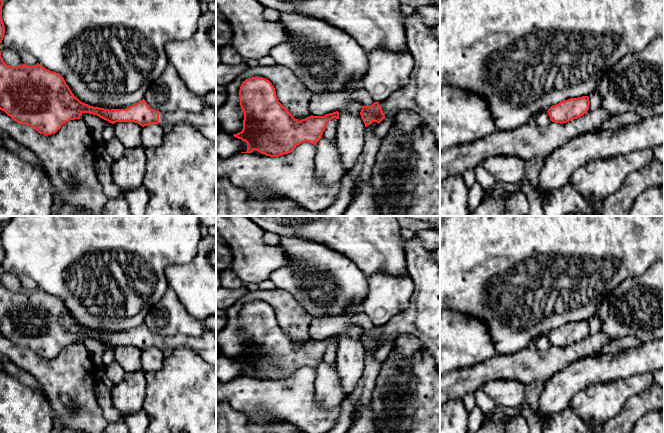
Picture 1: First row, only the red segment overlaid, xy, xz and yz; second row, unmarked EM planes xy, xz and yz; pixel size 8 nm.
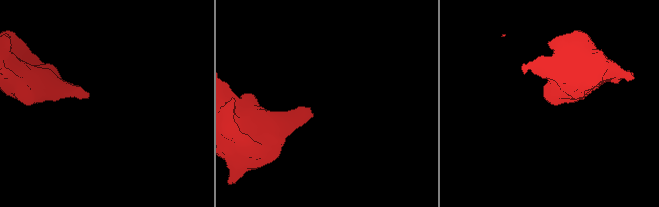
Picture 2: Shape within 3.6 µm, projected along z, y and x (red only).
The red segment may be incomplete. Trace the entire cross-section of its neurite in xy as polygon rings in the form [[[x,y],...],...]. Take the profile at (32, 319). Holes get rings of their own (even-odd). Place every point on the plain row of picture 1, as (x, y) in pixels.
[[[0,275],[0,334],[4,335],[19,348],[31,350],[40,358],[55,358],[63,348],[80,343],[82,337],[97,339],[114,348],[116,346],[134,346],[142,351],[159,348],[173,351],[178,347],[187,347],[200,355],[208,364],[216,366],[216,333],[205,328],[198,337],[174,335],[162,336],[152,333],[143,323],[126,333],[104,333],[81,326],[74,320],[64,302],[39,287],[33,290],[22,288],[17,291],[7,289]]]

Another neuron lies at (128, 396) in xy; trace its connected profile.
[[[143,370],[126,373],[123,380],[113,386],[112,403],[124,420],[142,409],[146,397],[146,378]]]

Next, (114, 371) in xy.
[[[116,361],[105,368],[105,376],[110,379],[114,386],[123,380],[125,374],[123,368]]]

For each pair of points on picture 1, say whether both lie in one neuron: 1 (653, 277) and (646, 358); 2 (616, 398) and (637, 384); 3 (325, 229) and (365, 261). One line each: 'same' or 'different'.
1: different
2: same
3: same

